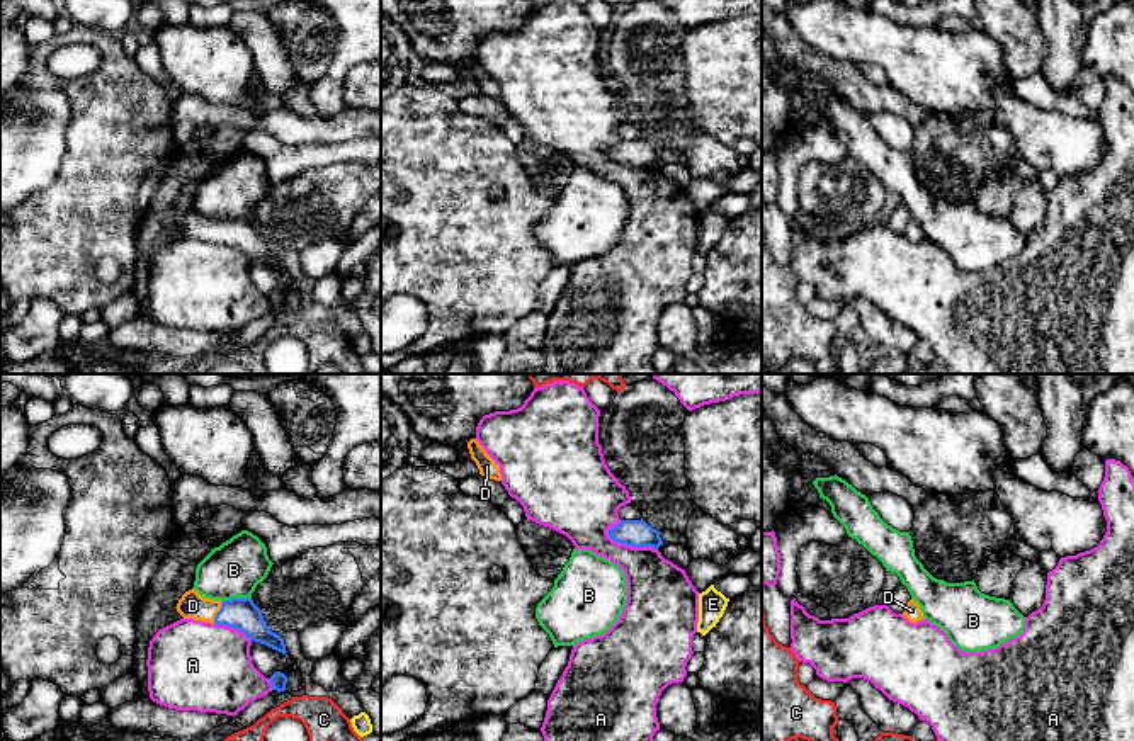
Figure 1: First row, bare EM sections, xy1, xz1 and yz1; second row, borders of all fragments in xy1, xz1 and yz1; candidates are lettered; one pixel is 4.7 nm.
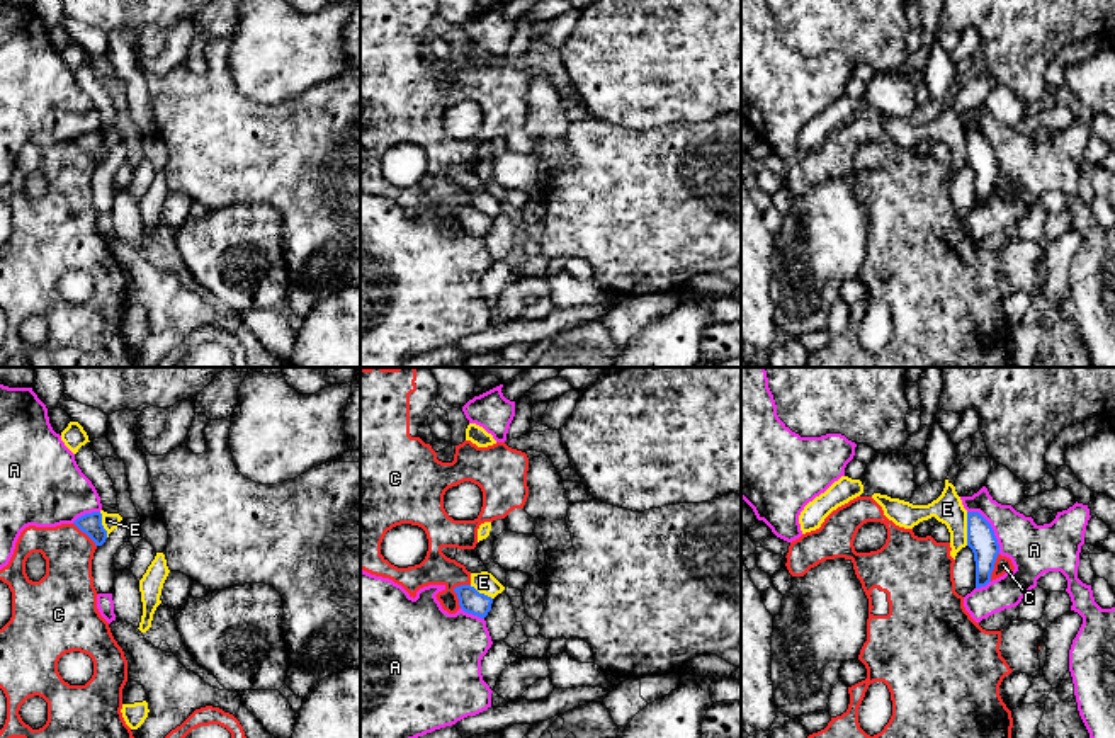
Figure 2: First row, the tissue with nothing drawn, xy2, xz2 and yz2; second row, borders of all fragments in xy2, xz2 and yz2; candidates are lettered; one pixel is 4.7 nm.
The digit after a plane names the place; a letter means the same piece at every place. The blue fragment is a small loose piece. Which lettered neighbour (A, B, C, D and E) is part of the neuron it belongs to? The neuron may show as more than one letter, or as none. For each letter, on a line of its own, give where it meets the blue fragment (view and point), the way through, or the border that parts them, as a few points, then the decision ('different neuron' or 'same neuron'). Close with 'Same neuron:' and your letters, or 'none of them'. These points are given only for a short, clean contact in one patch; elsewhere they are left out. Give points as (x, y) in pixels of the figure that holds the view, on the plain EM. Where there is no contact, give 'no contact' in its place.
A: contact xz1 (631, 165); different neuron
B: contact xy1 (237, 218); border xy1 (250, 216), (223, 220); different neuron
C: contact xz2 (454, 210); different neuron
D: contact xy1 (218, 231); way xy1 (242, 233), (218, 231), (192, 225); same neuron
E: contact yz2 (967, 148); border yz2 (966, 131), (967, 164); different neuron
Same neuron: D

